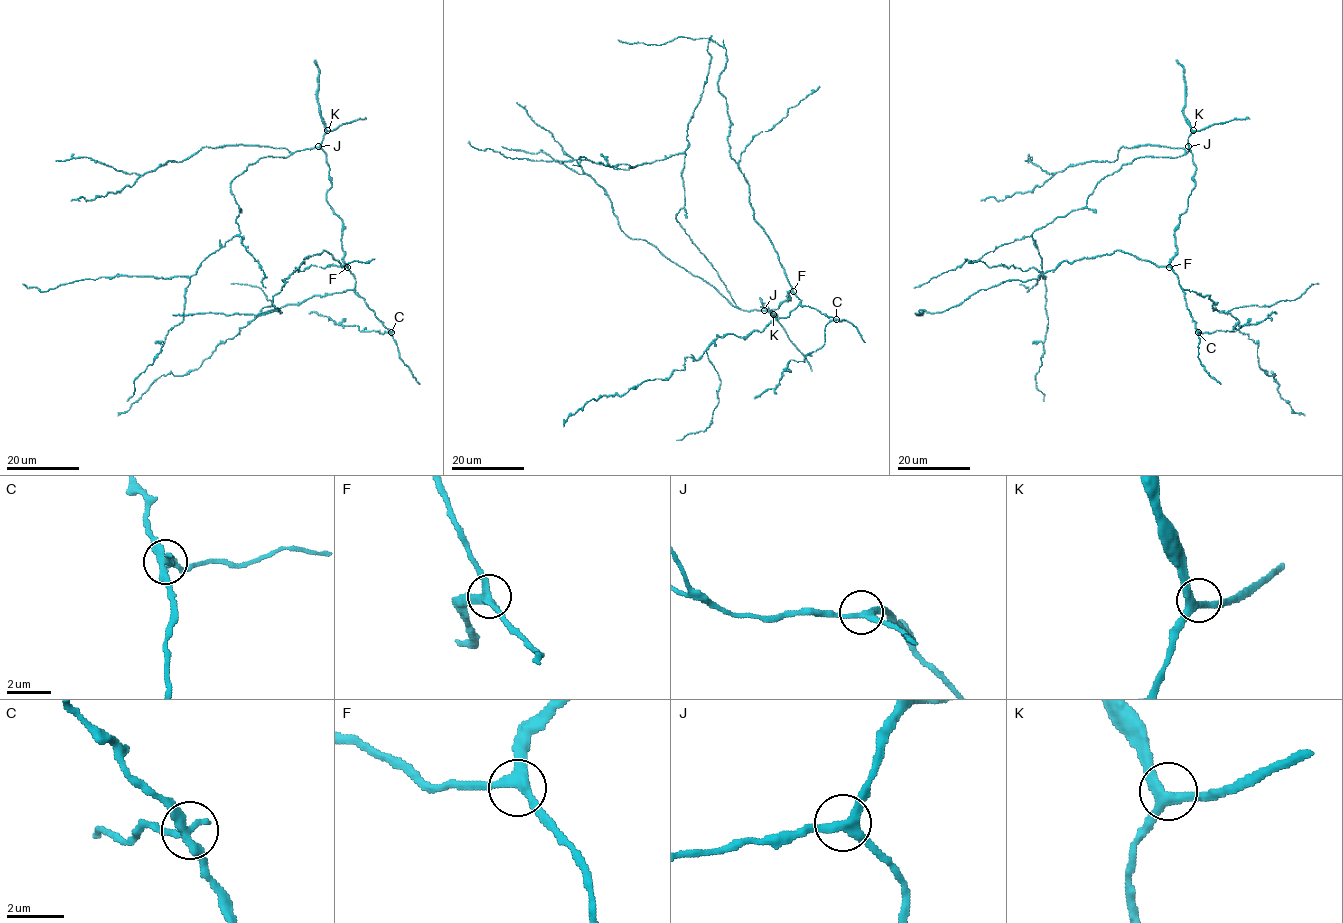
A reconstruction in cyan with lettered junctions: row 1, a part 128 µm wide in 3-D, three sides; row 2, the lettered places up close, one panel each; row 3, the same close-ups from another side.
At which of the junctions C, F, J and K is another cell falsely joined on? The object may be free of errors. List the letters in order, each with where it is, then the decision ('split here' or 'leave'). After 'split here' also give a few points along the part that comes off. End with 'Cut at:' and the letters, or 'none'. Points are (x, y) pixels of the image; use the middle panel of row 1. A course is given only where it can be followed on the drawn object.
C: place (836, 319); split here; course (836, 320), (826, 325), (825, 341), (821, 348), (810, 352), (803, 361), (790, 359), (779, 383), (754, 398)
F: place (793, 291); leave
J: place (764, 310); leave
K: place (773, 314); leave
Cut at: C

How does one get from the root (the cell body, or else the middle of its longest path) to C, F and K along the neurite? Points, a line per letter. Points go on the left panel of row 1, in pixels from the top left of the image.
C: (329, 169), (331, 188), (326, 193), (326, 202), (342, 221), (344, 262), (355, 280), (355, 291), (391, 333)
F: (329, 169), (331, 188), (326, 193), (326, 202), (342, 221), (341, 248), (347, 267)
K: (329, 169), (326, 154), (320, 146), (327, 130)

